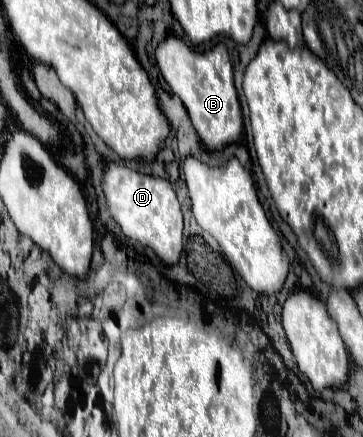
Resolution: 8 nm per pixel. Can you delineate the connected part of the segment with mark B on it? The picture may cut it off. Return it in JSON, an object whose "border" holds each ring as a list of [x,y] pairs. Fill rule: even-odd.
{"border":[[[169,36],[157,48],[157,64],[165,82],[187,108],[199,140],[207,150],[217,152],[239,138],[243,130],[241,106],[235,92],[231,59],[224,44],[219,43],[212,49],[201,52],[189,48],[179,38]]]}

